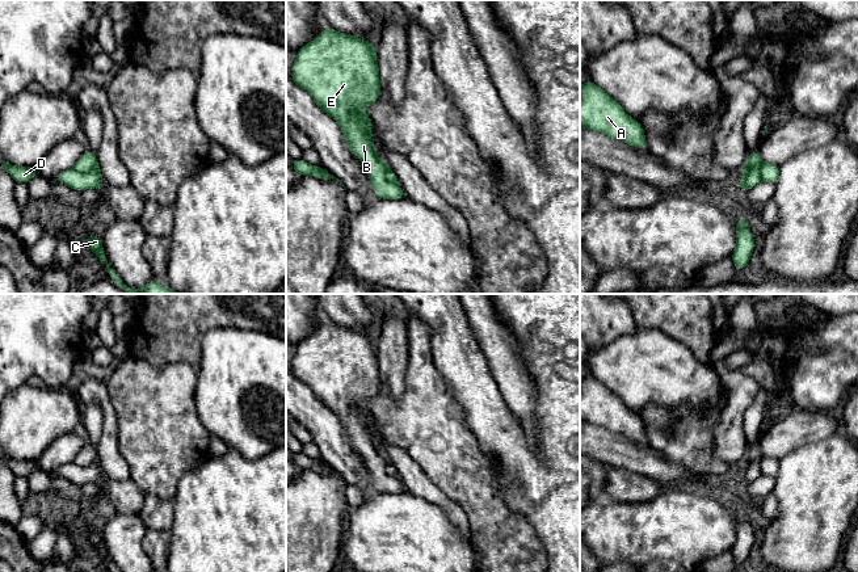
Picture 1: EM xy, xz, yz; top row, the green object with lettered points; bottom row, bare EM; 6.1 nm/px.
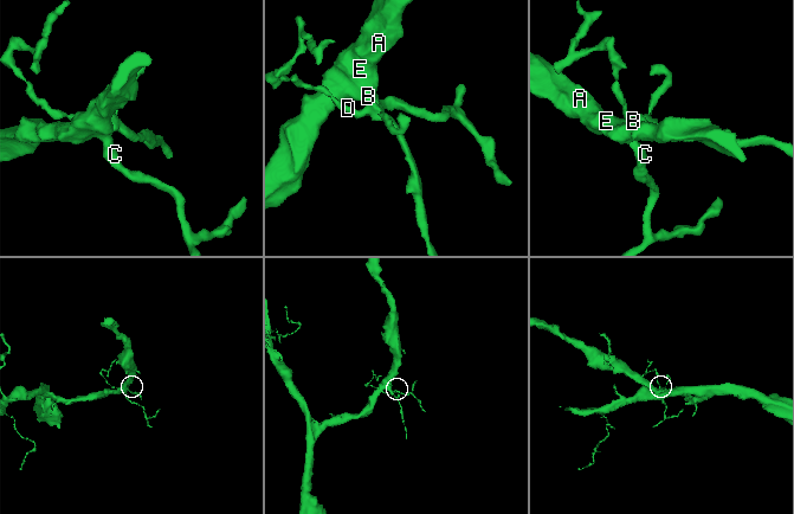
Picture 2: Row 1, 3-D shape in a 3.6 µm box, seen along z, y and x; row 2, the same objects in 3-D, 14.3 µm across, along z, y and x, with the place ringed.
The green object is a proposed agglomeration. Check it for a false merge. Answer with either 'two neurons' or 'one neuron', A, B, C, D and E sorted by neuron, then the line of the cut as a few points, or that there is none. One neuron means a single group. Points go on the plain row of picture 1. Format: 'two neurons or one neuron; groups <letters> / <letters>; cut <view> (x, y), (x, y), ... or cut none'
two neurons; groups A B C E / D; cut yz (761, 454), (743, 466)

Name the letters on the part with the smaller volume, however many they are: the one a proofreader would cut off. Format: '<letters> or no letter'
D

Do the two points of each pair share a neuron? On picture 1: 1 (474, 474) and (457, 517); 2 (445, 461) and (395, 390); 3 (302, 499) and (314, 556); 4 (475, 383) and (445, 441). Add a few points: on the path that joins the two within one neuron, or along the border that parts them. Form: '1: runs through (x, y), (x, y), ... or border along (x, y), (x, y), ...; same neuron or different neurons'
1: border along (437, 487), (462, 509), (471, 533); different neurons
2: border along (407, 366), (403, 394), (392, 399); different neurons
3: runs through (302, 513), (302, 542); same neuron
4: border along (445, 381), (462, 407), (465, 423), (474, 436); different neurons

